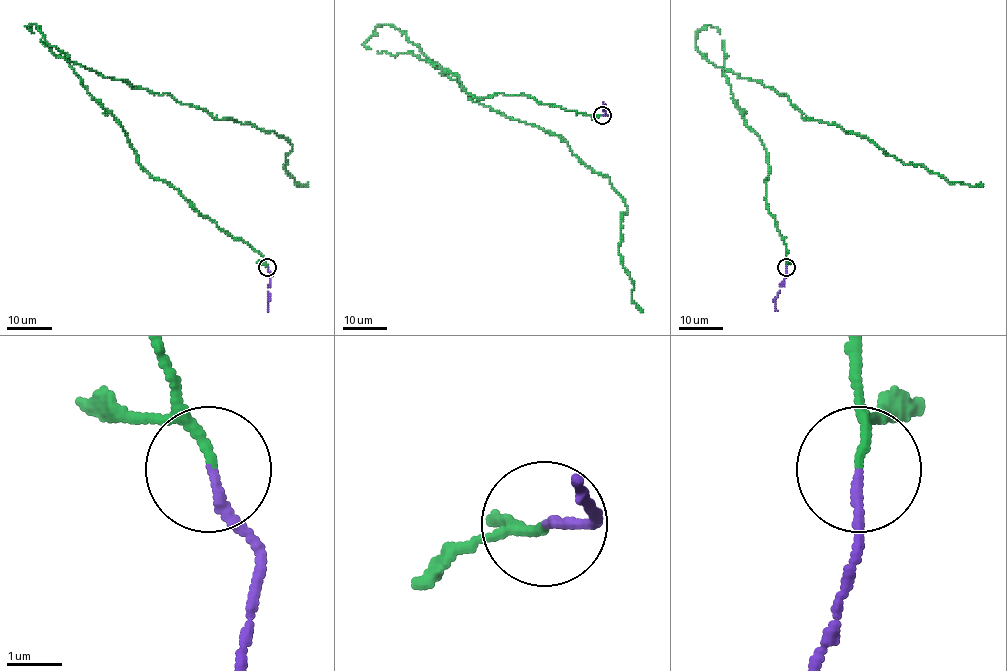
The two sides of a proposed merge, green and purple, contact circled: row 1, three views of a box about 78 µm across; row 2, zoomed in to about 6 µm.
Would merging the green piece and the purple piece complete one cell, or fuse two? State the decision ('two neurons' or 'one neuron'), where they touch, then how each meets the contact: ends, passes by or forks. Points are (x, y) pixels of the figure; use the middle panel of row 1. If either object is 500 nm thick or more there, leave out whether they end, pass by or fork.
one neuron; at (602, 115); green passes by; purple ends there

